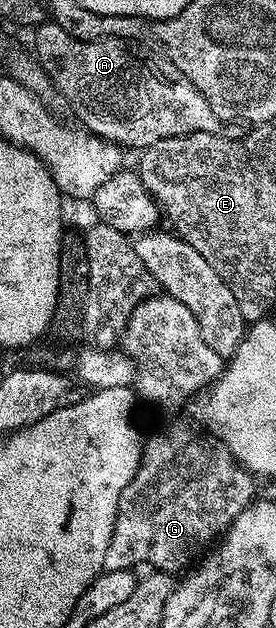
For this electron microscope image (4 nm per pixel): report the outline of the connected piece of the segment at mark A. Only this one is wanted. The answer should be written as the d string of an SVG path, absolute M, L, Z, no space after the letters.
M50 20L40 22L34 27L33 34L35 34L34 57L51 77L52 84L58 90L58 97L71 105L72 112L84 122L80 123L96 137L105 138L123 148L128 148L127 146L142 148L152 146L157 140L182 134L216 133L217 116L209 100L205 100L205 96L197 92L195 85L171 62L160 57L154 49L144 49L144 54L139 48L131 51L132 47L126 38L102 38L88 42L77 40L77 36L69 36L65 28Z

